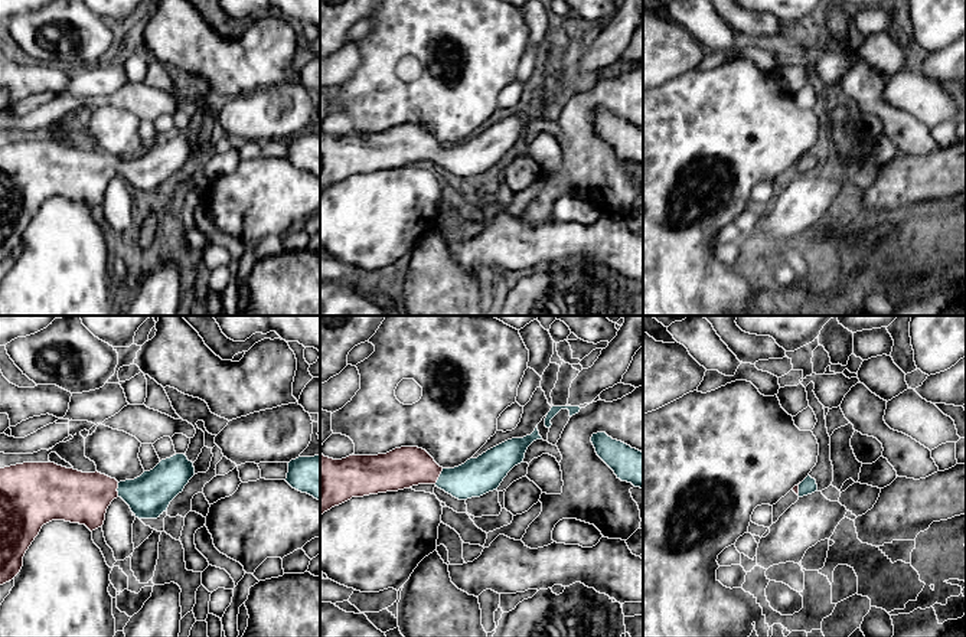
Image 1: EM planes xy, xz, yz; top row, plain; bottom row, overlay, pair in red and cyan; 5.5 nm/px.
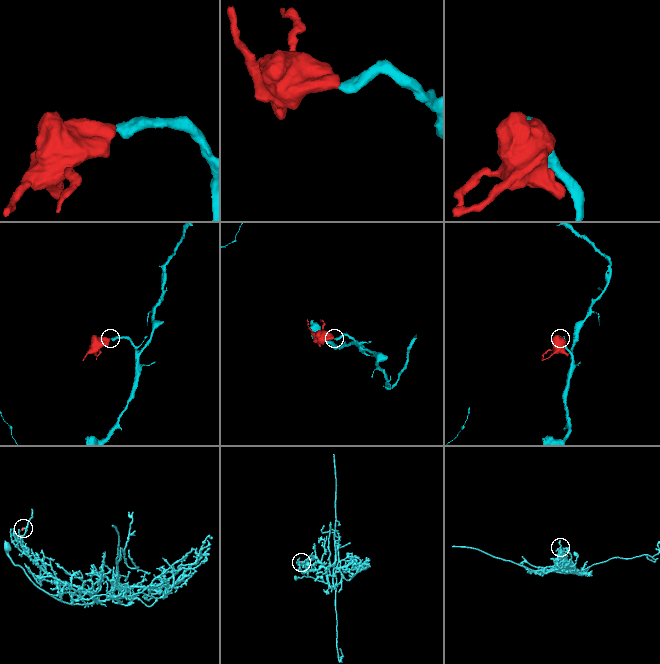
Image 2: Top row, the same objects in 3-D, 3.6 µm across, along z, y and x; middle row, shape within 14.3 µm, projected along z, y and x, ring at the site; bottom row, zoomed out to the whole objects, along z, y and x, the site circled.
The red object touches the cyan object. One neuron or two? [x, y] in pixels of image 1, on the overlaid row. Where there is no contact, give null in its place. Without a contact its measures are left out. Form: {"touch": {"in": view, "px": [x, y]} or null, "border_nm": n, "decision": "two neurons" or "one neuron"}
{"touch": {"in": "xz", "px": [439, 476]}, "border_nm": 100, "decision": "one neuron"}

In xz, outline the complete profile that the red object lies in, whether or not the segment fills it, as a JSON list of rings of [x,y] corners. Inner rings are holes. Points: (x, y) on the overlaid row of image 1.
[[[538,425],[531,435],[508,440],[454,468],[440,467],[422,448],[401,447],[378,455],[342,460],[320,453],[320,514],[352,497],[435,484],[458,500],[497,490],[508,473],[523,463],[528,447],[542,440]]]

